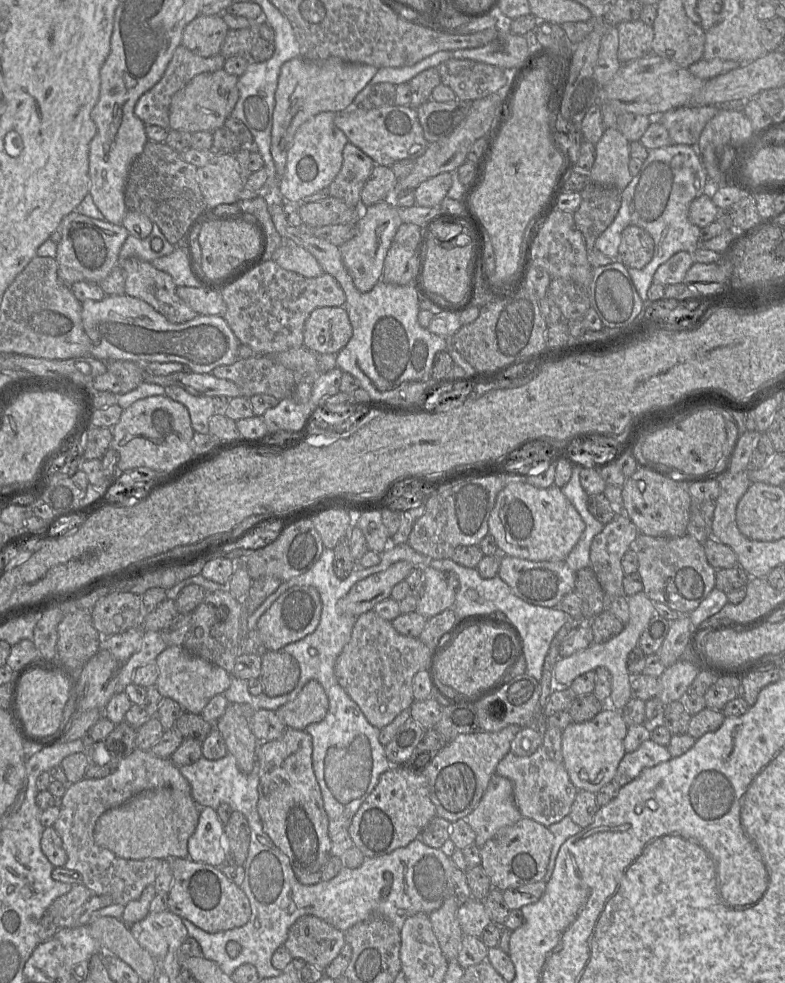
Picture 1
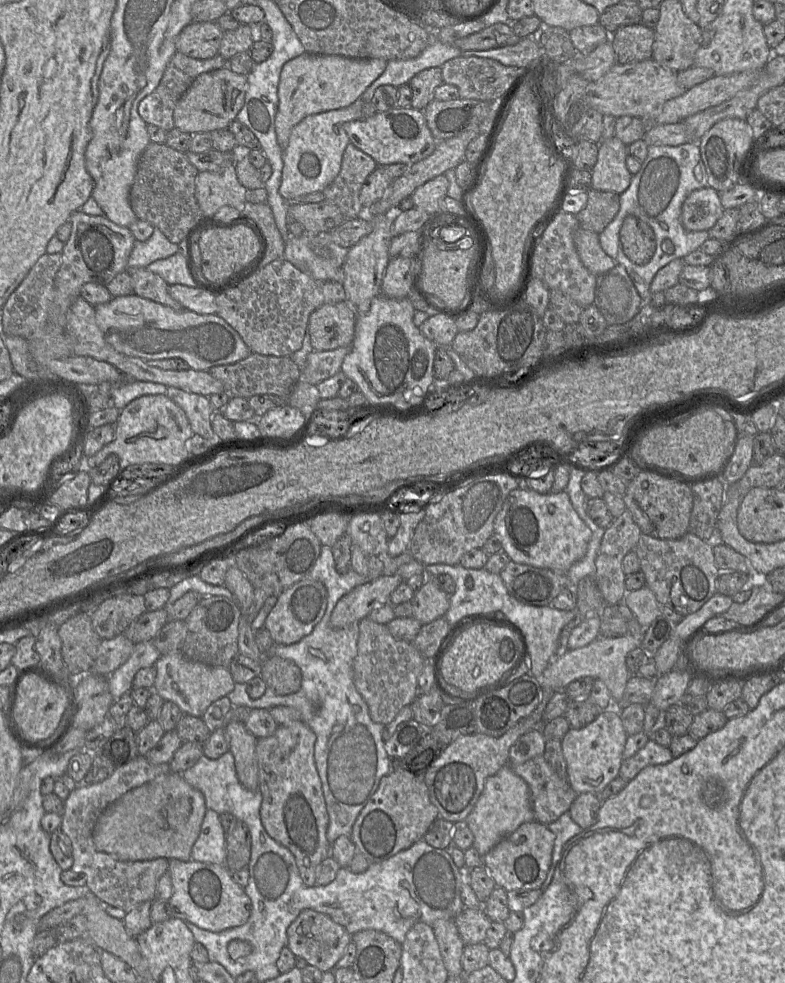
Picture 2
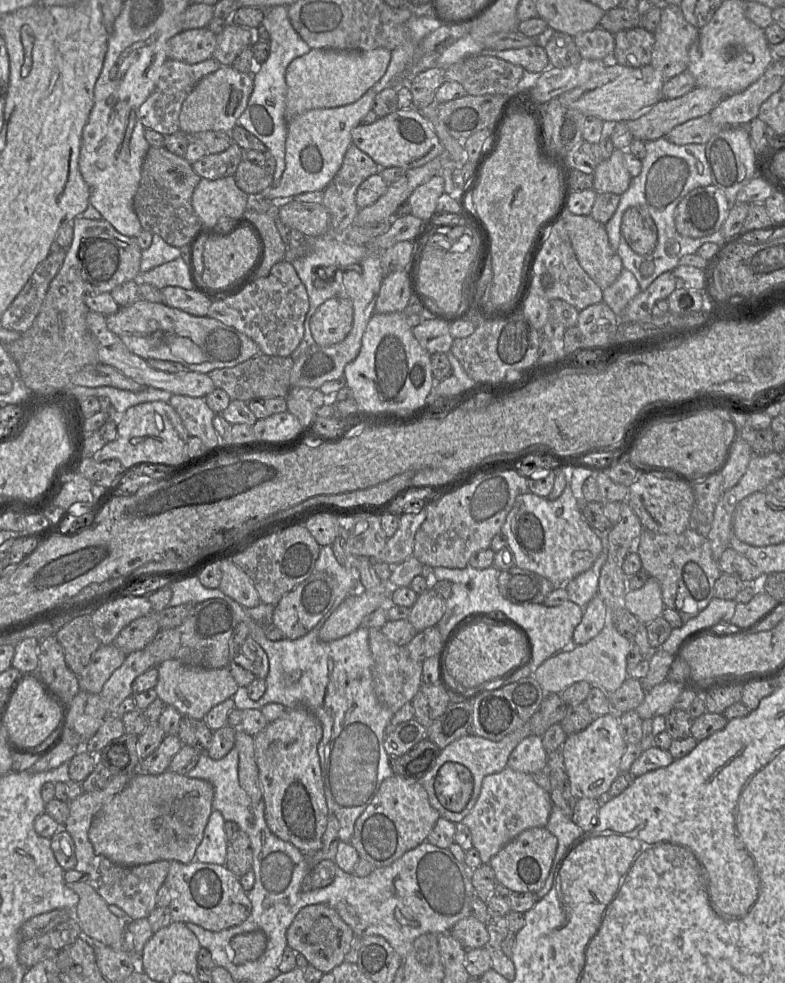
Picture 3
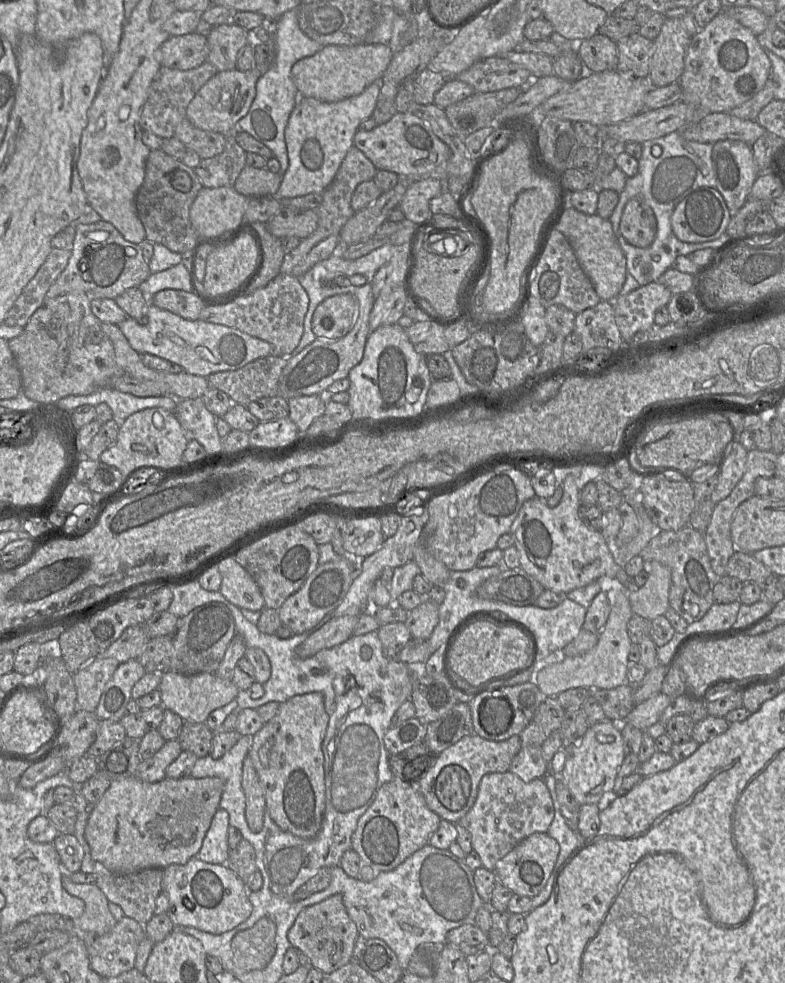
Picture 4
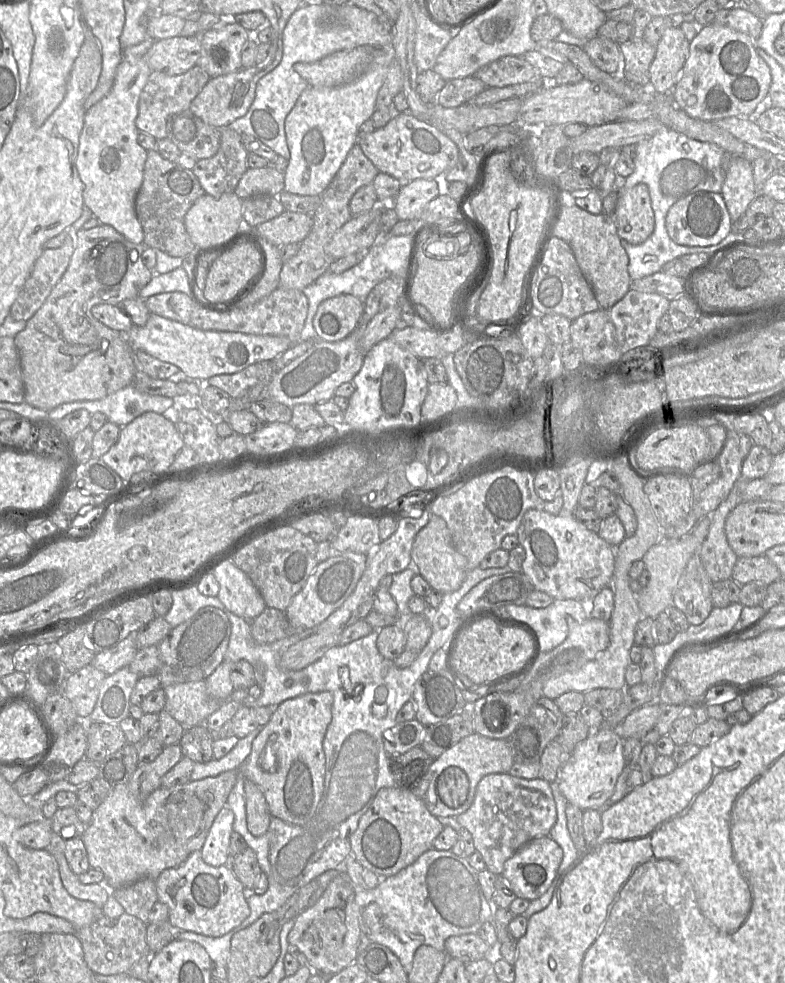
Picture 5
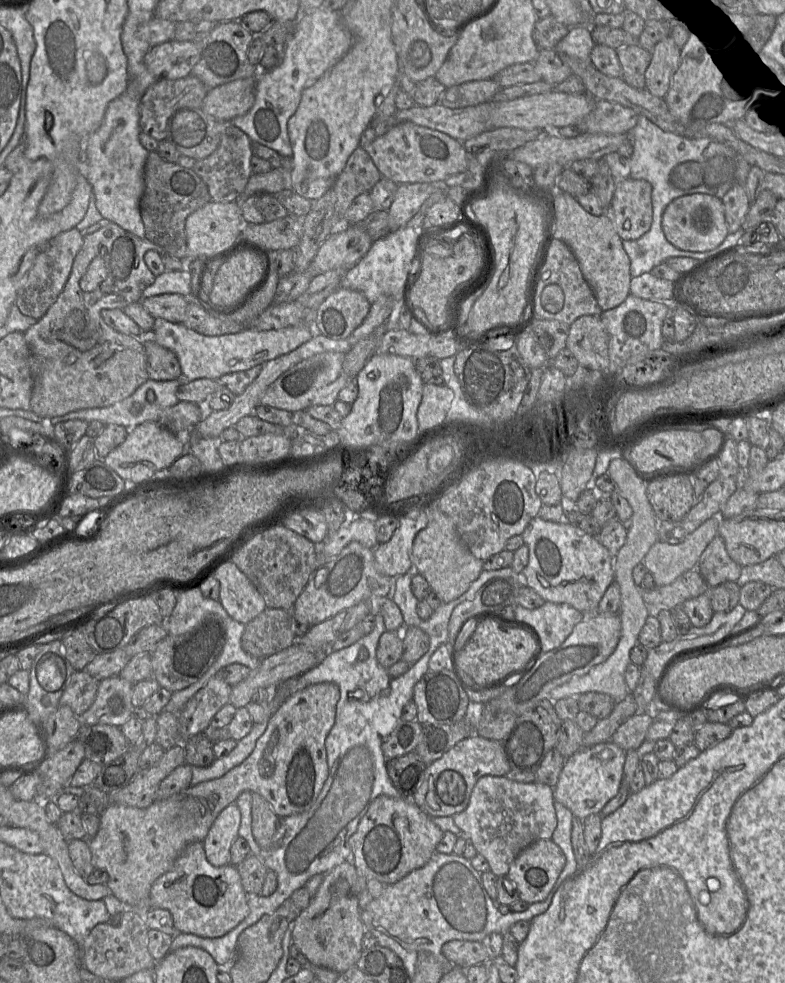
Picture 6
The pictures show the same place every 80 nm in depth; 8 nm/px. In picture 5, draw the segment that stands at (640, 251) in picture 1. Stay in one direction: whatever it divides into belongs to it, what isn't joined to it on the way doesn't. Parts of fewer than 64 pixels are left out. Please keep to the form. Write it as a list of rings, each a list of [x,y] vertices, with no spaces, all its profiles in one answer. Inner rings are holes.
[[[646,184],[618,188],[614,223],[619,238],[632,245],[642,244],[651,236],[655,228],[655,216]]]

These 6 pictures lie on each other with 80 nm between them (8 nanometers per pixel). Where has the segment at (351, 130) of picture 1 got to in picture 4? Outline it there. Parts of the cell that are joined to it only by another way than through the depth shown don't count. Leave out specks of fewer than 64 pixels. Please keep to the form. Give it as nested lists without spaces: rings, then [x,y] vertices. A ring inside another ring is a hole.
[[[397,112],[389,121],[371,130],[358,129],[353,145],[362,151],[378,170],[397,173],[401,178],[423,178],[438,167],[445,167],[451,155],[449,147],[431,130],[430,126],[417,116]]]

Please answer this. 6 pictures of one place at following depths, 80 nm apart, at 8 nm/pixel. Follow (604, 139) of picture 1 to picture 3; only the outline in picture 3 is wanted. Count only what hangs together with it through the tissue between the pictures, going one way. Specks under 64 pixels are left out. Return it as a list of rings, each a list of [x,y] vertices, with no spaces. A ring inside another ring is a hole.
[[[614,149],[612,155],[602,160],[595,168],[592,189],[596,193],[614,193],[622,195],[629,187],[631,175],[625,167],[623,152]]]

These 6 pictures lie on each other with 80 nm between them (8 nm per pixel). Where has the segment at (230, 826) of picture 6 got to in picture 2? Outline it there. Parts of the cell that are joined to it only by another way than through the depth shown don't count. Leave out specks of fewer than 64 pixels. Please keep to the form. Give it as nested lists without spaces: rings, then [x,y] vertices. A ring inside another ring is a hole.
[[[207,809],[205,813],[200,834],[192,847],[191,859],[225,866],[226,836],[219,814],[214,810]]]

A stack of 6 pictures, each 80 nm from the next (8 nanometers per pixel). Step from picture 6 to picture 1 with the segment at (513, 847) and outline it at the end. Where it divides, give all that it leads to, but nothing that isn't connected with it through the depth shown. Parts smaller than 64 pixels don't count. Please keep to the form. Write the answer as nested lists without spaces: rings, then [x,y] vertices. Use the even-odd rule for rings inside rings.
[[[494,773],[478,805],[464,819],[476,834],[474,843],[482,847],[499,829],[522,817],[515,804],[512,782]]]

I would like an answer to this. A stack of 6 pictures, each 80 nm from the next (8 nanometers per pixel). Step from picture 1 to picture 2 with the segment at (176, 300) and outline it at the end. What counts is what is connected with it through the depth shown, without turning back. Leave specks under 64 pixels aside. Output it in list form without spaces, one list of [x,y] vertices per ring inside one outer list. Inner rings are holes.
[[[147,268],[126,269],[129,272],[135,295],[168,306],[175,311],[184,309],[169,293],[169,285]]]

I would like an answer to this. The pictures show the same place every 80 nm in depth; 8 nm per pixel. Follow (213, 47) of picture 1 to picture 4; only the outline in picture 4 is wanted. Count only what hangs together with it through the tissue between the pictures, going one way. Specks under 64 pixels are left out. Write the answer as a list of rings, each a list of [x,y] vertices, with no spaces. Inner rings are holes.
[[[192,32],[170,36],[157,51],[157,60],[162,67],[190,70],[207,61],[209,46],[204,35]]]

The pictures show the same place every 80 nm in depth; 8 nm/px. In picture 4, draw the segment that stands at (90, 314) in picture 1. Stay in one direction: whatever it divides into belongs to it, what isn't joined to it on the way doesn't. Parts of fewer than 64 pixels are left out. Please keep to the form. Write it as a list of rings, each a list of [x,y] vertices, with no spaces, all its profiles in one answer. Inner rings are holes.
[[[147,297],[147,300],[149,301],[149,305],[147,306],[147,317],[148,317],[148,322],[145,325],[141,325],[137,320],[127,317],[123,322],[119,323],[117,326],[120,329],[120,331],[123,333],[123,335],[126,337],[128,340],[130,346],[139,354],[152,354],[155,356],[158,356],[160,358],[163,358],[165,360],[168,360],[172,363],[180,365],[183,370],[189,374],[193,375],[198,375],[198,376],[203,376],[203,377],[208,377],[210,374],[216,373],[216,372],[222,372],[222,371],[232,371],[232,370],[237,370],[239,368],[242,368],[246,364],[261,358],[261,357],[266,357],[269,355],[273,355],[273,347],[270,343],[261,340],[259,338],[250,336],[249,334],[246,334],[236,328],[230,328],[224,325],[219,325],[219,324],[214,324],[214,323],[209,323],[205,322],[202,320],[187,320],[184,319],[176,314],[173,314],[167,310],[163,310],[161,308],[156,307],[155,305],[150,303],[150,299]]]

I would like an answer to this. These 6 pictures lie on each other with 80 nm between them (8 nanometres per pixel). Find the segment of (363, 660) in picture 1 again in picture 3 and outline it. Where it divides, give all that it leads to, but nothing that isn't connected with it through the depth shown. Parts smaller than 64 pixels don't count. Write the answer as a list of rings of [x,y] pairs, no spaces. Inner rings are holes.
[[[378,628],[369,629],[369,648],[373,658],[373,690],[377,700],[396,713],[406,703],[411,703],[420,689],[422,663],[413,660],[405,646],[390,641]]]

